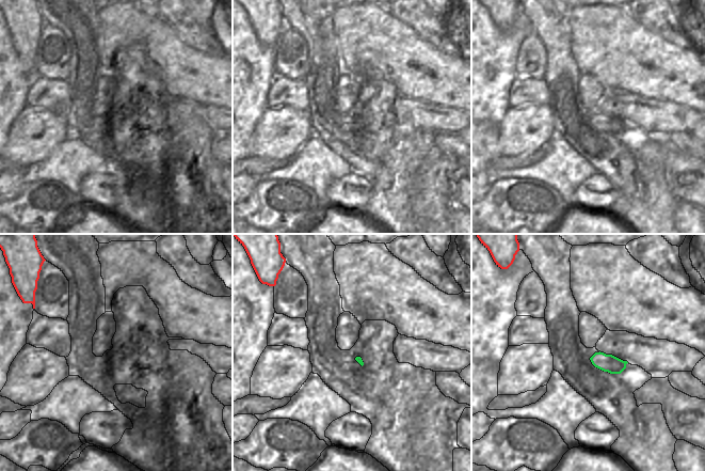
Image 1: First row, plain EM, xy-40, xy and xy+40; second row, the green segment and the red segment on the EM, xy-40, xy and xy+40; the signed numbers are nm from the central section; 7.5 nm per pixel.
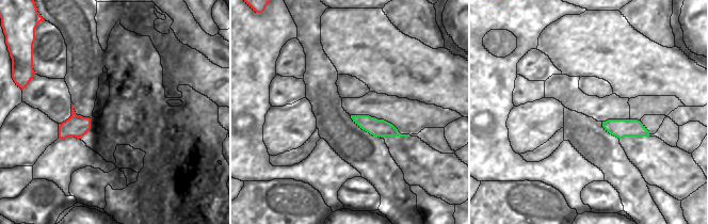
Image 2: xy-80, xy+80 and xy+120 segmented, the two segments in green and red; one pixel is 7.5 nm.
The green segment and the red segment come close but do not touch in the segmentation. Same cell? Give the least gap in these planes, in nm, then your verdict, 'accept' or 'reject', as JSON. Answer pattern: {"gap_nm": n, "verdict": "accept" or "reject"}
{"gap_nm": 800, "verdict": "accept"}

